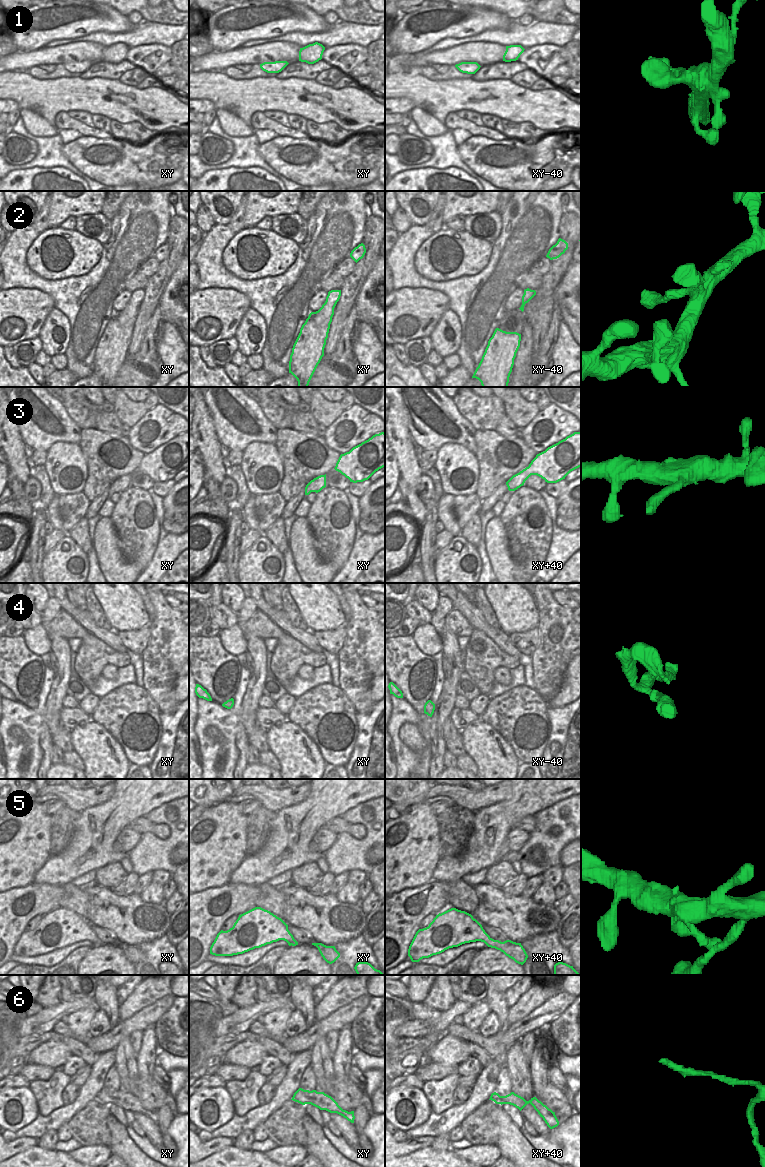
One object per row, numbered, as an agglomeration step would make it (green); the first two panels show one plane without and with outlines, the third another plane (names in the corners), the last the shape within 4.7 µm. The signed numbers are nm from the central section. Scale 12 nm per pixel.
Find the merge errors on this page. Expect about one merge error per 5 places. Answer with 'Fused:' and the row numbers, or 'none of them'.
Fused: 5

